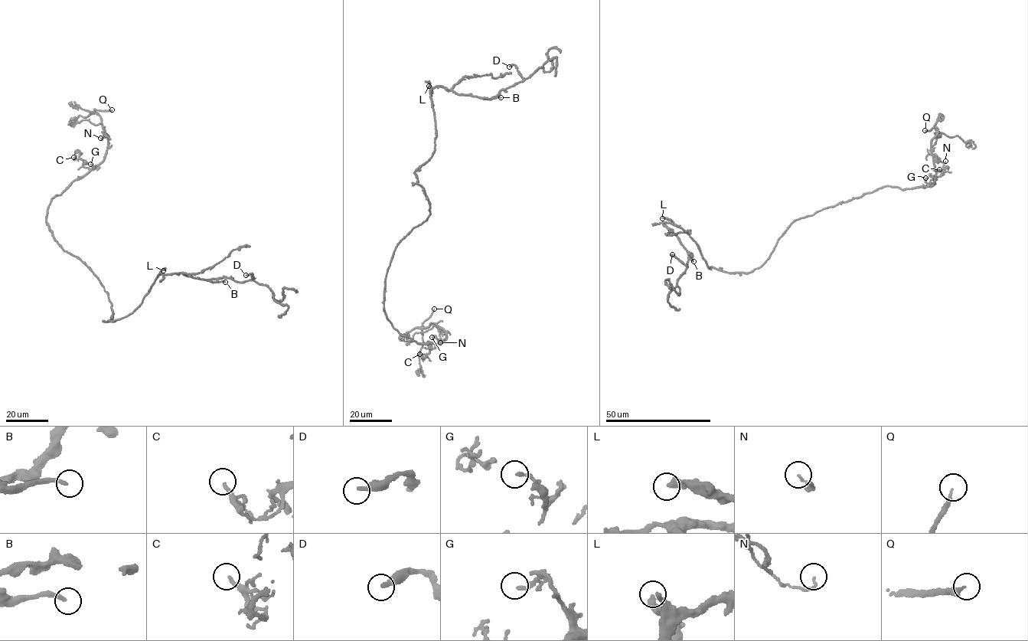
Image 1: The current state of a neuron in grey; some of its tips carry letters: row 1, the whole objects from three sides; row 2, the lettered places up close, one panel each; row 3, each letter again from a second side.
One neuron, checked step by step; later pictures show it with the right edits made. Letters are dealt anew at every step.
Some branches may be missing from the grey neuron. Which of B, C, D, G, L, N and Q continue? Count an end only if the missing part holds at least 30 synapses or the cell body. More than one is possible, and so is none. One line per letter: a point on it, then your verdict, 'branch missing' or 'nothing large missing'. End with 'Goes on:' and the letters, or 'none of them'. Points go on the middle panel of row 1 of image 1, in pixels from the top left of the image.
B: place (500, 97); branch missing
C: place (419, 354); nothing large missing
D: place (509, 67); nothing large missing
G: place (432, 337); nothing large missing
L: place (429, 86); nothing large missing
N: place (440, 342); nothing large missing
Q: place (434, 309); branch missing
Goes on: B, Q

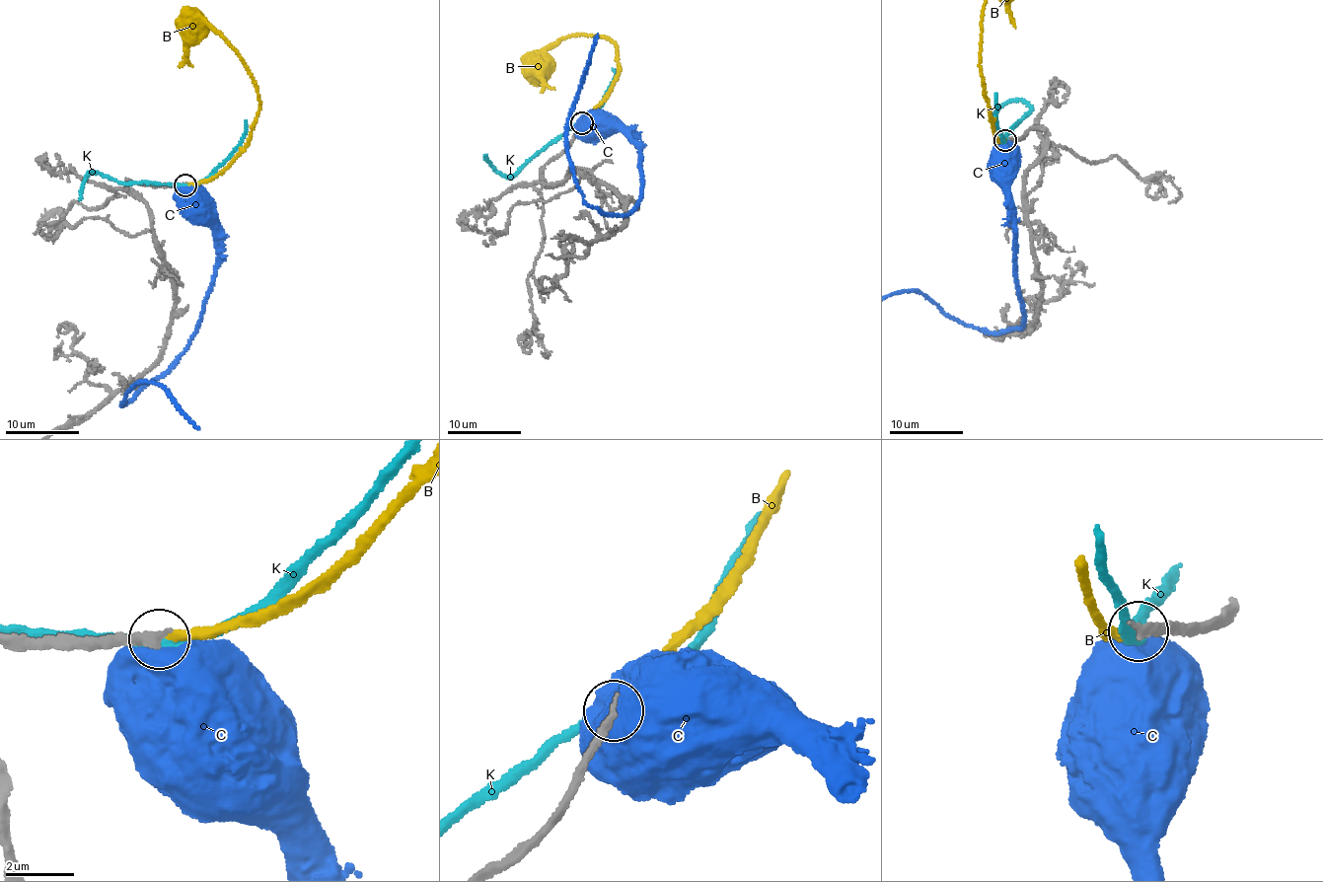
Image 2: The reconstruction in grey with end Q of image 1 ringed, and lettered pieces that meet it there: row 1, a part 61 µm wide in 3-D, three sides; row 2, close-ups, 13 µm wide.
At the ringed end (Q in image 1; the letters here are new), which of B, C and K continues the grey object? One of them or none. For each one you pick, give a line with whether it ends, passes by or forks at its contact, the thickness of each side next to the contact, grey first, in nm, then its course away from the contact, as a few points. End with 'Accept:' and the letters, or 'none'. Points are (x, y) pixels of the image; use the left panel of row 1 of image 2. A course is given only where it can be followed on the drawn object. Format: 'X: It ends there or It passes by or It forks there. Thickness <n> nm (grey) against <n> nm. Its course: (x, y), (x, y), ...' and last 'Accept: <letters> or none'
B: It ends there. Thickness 280 nm (grey) against 240 nm. Its course: (185, 185), (213, 176), (245, 147), (258, 103), (257, 86), (236, 51), (206, 25), (191, 27)
Accept: B

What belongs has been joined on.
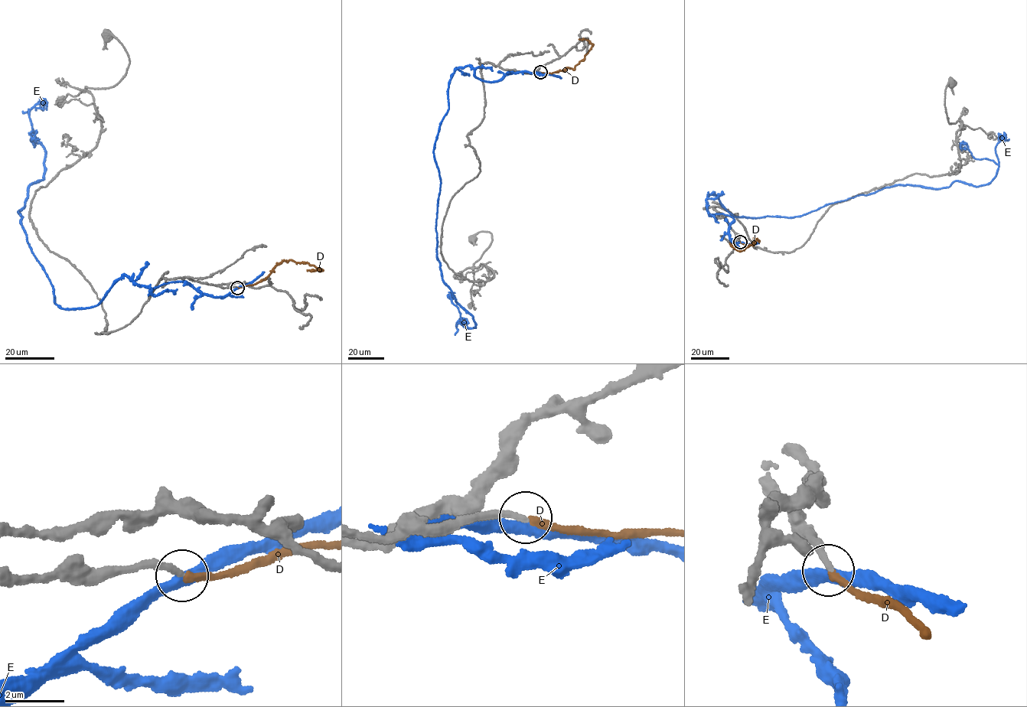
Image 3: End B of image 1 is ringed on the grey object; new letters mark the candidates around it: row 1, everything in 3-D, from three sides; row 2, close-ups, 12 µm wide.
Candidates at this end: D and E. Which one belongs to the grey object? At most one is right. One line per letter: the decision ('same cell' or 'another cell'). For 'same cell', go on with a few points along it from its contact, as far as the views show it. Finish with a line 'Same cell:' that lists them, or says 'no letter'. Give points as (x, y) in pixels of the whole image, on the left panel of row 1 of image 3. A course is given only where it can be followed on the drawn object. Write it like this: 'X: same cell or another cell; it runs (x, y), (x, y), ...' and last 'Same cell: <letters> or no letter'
D: same cell; it runs (237, 288), (262, 281), (282, 262), (307, 262), (321, 270), (307, 270)
E: another cell
Same cell: D

